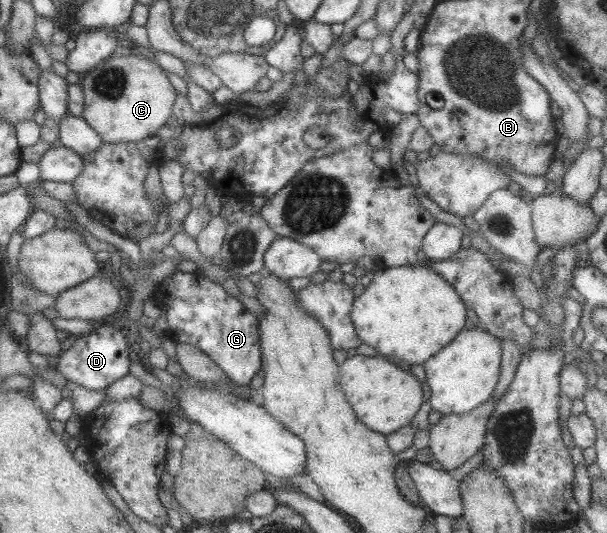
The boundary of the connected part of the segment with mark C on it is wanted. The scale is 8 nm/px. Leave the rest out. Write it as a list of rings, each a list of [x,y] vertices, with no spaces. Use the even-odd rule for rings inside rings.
[[[139,53],[136,56],[112,56],[101,61],[91,71],[81,75],[79,84],[83,91],[85,104],[81,117],[100,135],[104,143],[137,143],[144,138],[154,136],[170,118],[173,104],[178,96],[164,69],[158,65],[156,60],[150,61],[141,57]]]

